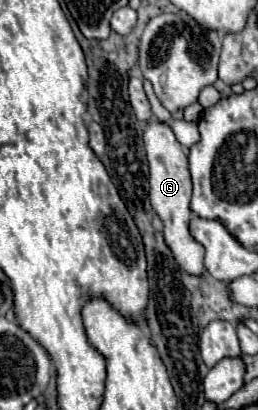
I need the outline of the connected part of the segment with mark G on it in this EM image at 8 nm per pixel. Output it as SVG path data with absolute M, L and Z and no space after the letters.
M151 119L145 123L143 129L143 143L145 143L145 153L149 161L149 199L151 207L163 221L163 235L165 243L175 255L175 261L183 271L189 275L203 275L203 245L195 243L191 231L189 231L189 219L191 219L191 177L189 177L189 167L187 167L187 155L183 153L179 141L175 139L171 127L167 123L161 123L157 119Z

